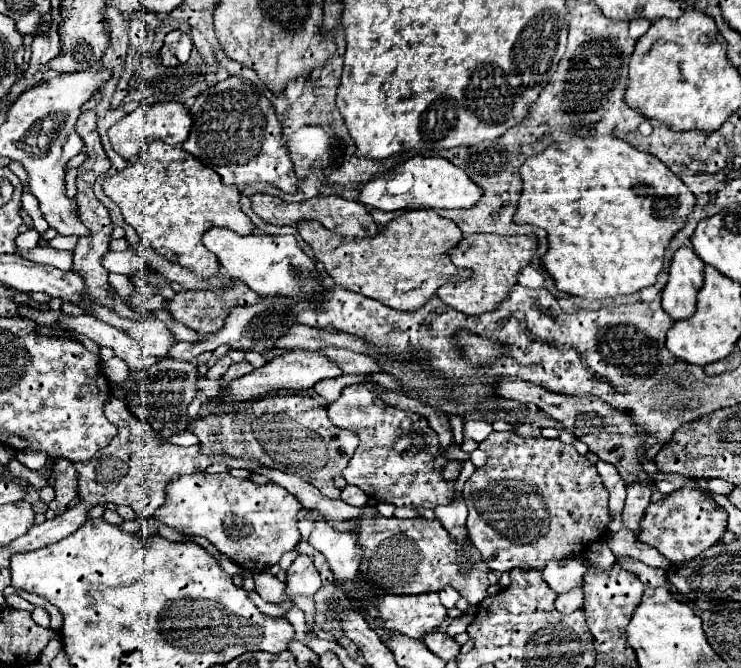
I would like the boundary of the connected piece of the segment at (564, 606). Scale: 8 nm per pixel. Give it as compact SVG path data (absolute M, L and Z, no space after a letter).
M576 589L576 591L570 591L570 593L564 593L556 599L556 609L560 613L574 613L576 609L582 607L582 589Z

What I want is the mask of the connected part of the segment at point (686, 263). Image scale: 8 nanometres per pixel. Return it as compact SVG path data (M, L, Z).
M684 245L680 247L676 253L674 253L674 259L670 263L670 271L668 271L668 283L662 291L662 309L674 319L686 319L690 317L692 313L696 313L696 295L698 291L702 289L702 283L704 283L704 263L700 257L694 255L692 247L690 245Z

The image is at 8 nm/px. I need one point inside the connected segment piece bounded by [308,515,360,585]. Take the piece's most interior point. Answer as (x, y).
(341, 551)

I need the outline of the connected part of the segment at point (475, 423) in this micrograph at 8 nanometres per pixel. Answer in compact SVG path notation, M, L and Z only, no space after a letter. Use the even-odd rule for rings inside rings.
M480 420L465 421L463 427L464 437L489 436L493 432L491 423Z

